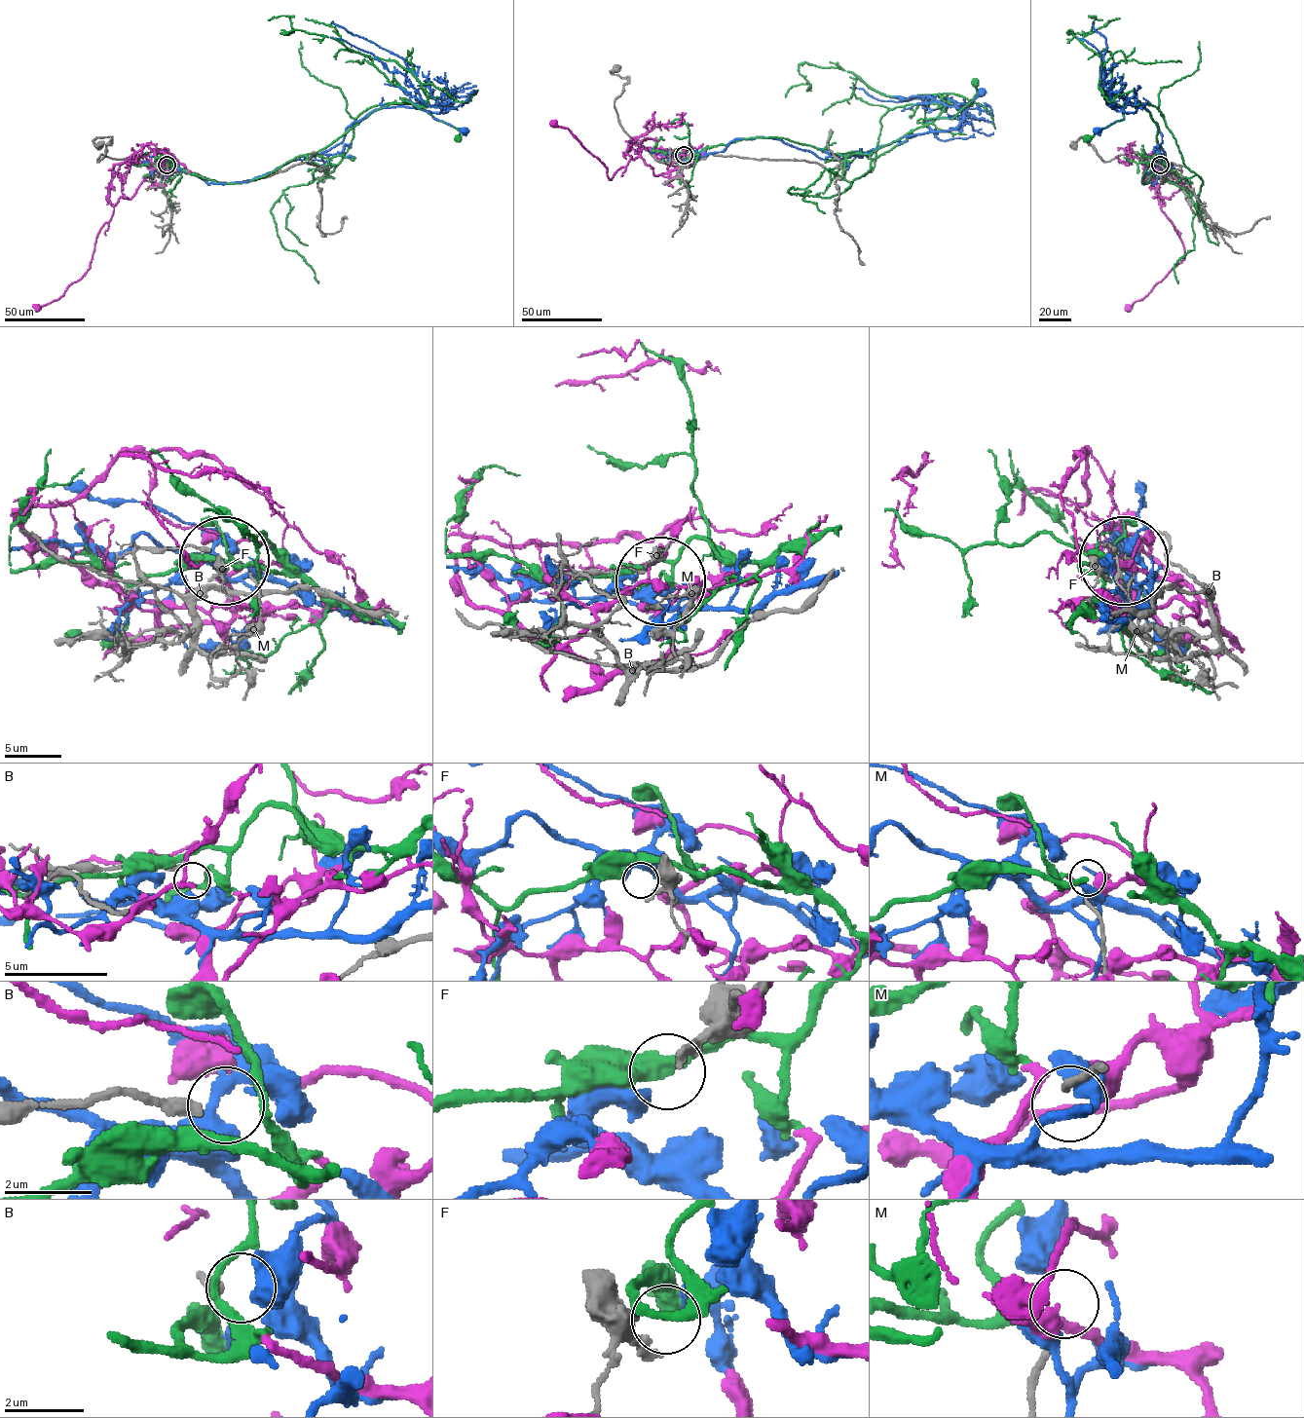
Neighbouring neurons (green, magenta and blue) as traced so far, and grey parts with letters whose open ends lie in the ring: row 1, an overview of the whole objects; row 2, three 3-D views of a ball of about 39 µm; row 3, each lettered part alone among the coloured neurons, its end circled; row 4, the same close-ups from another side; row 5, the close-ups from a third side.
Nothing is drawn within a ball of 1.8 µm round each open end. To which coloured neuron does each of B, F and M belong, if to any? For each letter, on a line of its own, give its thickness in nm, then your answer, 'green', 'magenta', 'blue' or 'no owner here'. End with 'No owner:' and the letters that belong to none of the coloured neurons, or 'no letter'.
B: calibre 280 nm; no owner here
F: calibre 280 nm; blue
M: calibre 150 nm; no owner here
No owner: B, M

